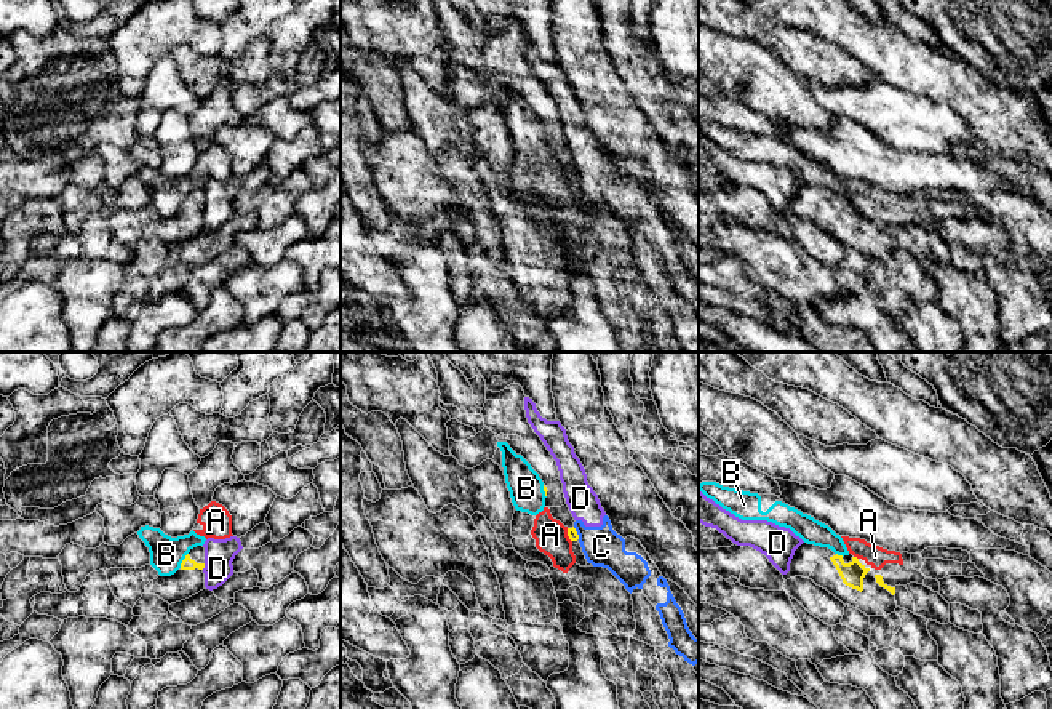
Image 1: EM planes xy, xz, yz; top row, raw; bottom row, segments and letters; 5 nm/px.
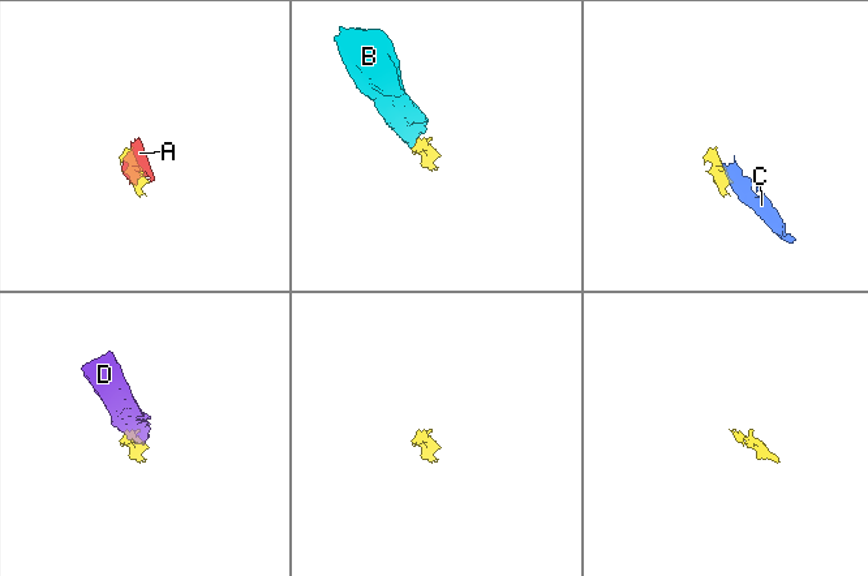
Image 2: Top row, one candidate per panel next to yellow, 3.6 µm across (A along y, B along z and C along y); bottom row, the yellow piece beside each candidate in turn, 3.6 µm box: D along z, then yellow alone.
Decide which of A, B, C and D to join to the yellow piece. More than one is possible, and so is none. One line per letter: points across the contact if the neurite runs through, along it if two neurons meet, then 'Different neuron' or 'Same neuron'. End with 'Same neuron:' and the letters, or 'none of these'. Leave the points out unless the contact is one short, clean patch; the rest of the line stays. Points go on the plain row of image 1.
A: Boundary: yz (854, 197), (857, 200). Different neuron
B: Boundary: xy (187, 194), (179, 208). Different neuron
C: Boundary: xz (573, 168), (579, 180). Different neuron
D: Boundary: xy (205, 205), (202, 210). Different neuron
Same neuron: none of these

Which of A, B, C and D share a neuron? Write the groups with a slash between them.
A B / C D

